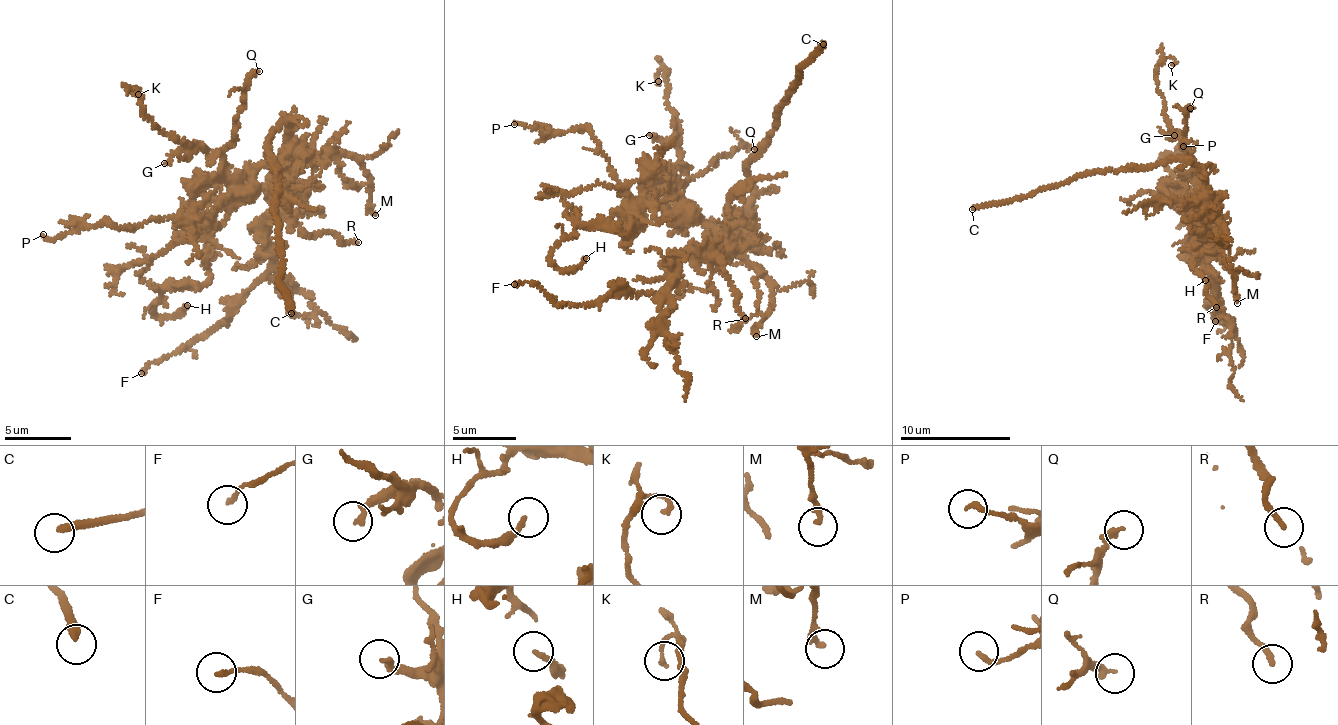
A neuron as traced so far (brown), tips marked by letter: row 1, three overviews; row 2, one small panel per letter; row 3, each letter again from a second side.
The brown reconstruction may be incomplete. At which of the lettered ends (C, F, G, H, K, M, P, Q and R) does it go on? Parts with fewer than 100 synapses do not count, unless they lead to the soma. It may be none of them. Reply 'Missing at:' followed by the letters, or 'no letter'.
Missing at: C

